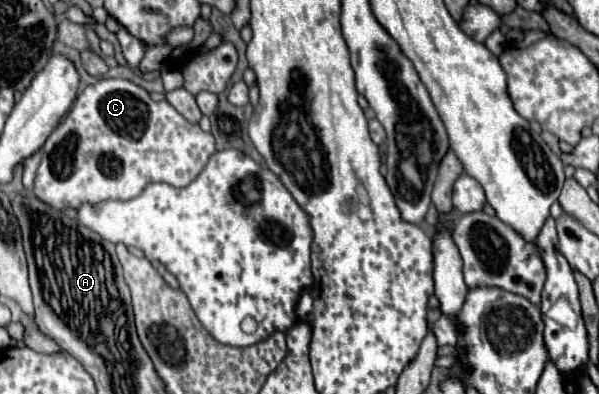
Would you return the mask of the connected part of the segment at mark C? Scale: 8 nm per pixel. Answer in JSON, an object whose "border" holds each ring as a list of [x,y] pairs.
{"border":[[[101,79],[101,81],[97,81],[95,85],[87,85],[87,87],[85,87],[85,91],[75,99],[71,111],[61,119],[61,123],[57,125],[57,129],[53,129],[53,133],[47,137],[45,145],[31,157],[31,159],[39,159],[39,165],[37,165],[37,169],[35,169],[35,177],[33,177],[33,187],[31,187],[31,191],[33,191],[43,203],[47,203],[47,205],[51,205],[51,207],[55,207],[55,209],[59,209],[59,211],[63,211],[63,209],[79,209],[79,207],[85,205],[85,203],[95,205],[95,203],[107,201],[107,199],[133,199],[133,197],[137,197],[149,183],[159,183],[159,181],[163,181],[163,183],[169,183],[169,185],[173,185],[173,187],[185,187],[185,185],[189,185],[189,183],[201,173],[201,169],[207,165],[207,161],[209,161],[209,157],[211,157],[213,153],[215,153],[215,139],[213,139],[213,135],[207,133],[207,131],[203,131],[197,123],[189,123],[189,121],[187,121],[183,115],[179,115],[167,101],[159,101],[159,103],[153,101],[153,99],[149,97],[149,93],[147,93],[143,87],[135,85],[133,81],[125,81],[125,79]]]}

